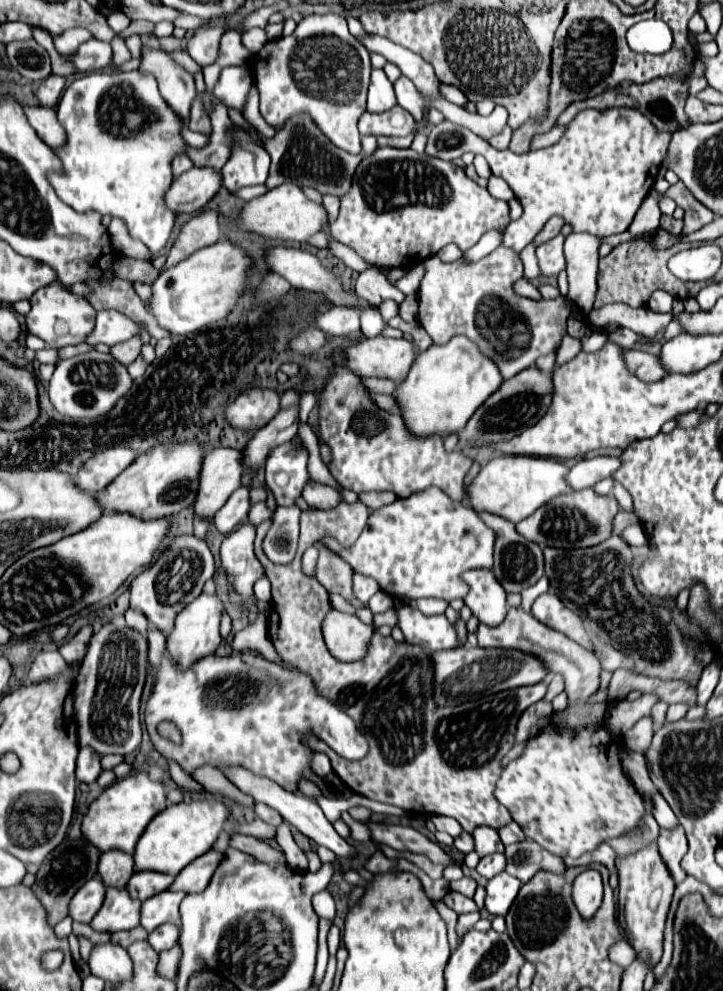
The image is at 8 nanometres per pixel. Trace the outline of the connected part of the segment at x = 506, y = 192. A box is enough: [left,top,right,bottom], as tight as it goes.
[487,175,515,201]

